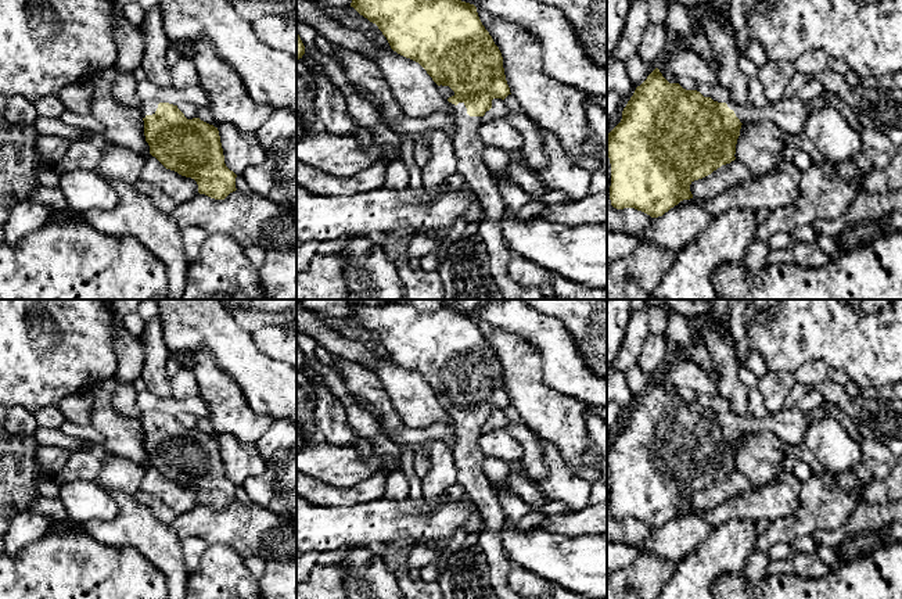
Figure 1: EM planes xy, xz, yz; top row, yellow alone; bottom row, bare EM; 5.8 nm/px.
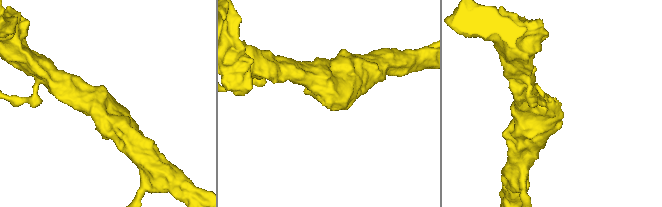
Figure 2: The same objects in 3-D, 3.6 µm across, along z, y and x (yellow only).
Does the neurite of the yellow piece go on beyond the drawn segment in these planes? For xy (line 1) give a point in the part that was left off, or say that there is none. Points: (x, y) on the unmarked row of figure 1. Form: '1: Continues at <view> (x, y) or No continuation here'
1: Continues at xy (148, 418)

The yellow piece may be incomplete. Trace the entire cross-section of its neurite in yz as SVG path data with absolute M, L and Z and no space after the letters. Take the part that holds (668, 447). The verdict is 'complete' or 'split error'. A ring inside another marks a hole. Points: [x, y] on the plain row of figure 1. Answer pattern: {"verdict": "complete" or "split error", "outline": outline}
{"verdict": "split error", "outline": "M658 379L636 398L622 422L621 433L608 444L607 467L611 474L610 510L617 520L635 519L651 528L662 527L683 510L693 509L690 495L736 470L740 440L747 433L770 431L784 444L798 445L811 422L798 408L766 417L740 416L704 408L669 394Z"}

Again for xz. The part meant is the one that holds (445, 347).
{"verdict": "split error", "outline": "M387 301L384 305L355 305L351 318L378 337L393 362L418 373L438 395L441 406L454 424L456 444L452 449L457 483L467 491L485 524L478 535L478 546L488 562L490 582L499 599L521 599L507 582L513 562L502 545L500 530L506 516L489 478L482 471L482 452L478 446L482 427L492 419L492 410L504 410L511 403L502 363L482 336L477 318L459 311L449 301L434 311L393 301Z"}

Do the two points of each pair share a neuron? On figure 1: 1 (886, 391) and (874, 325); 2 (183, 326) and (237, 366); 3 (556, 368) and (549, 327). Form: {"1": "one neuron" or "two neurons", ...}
{"1": "two neurons", "2": "one neuron", "3": "one neuron"}

